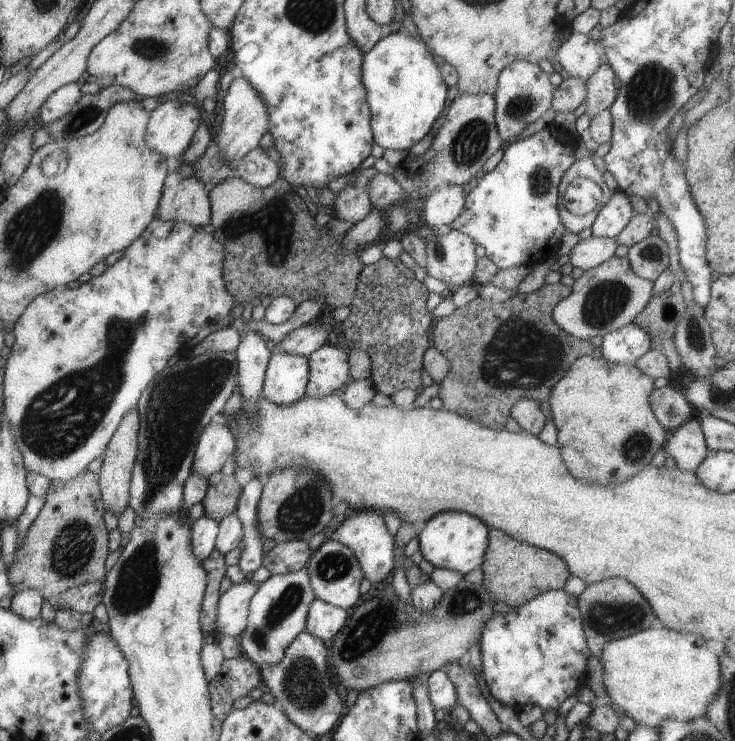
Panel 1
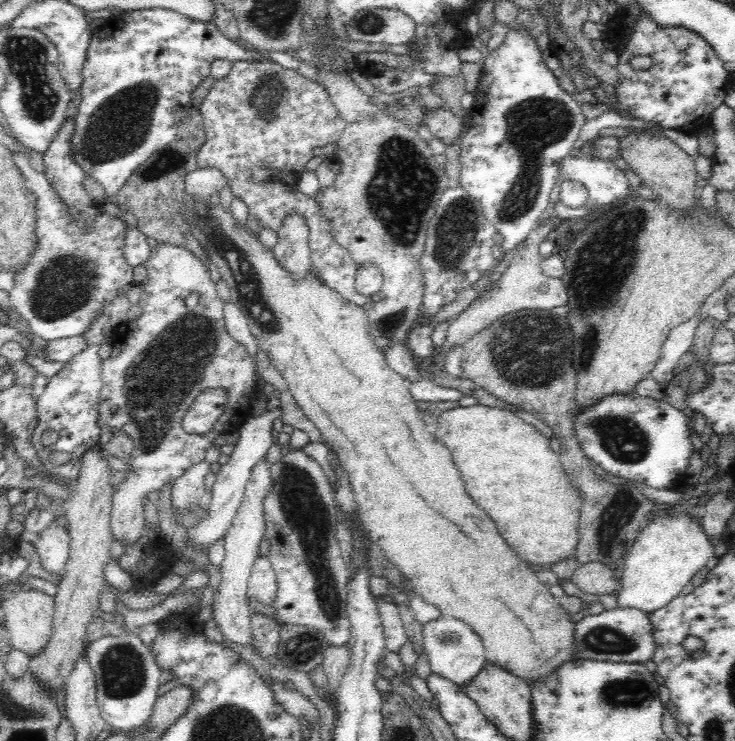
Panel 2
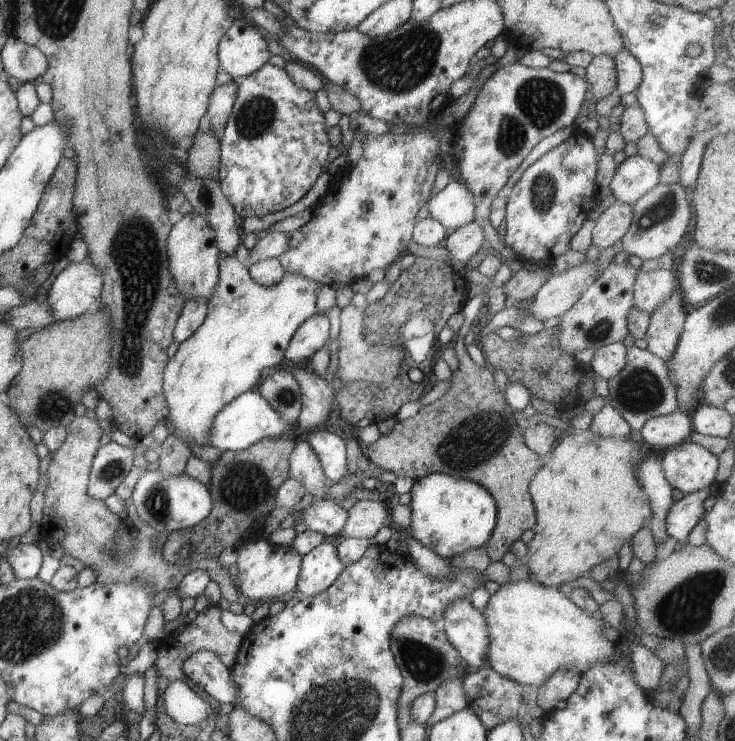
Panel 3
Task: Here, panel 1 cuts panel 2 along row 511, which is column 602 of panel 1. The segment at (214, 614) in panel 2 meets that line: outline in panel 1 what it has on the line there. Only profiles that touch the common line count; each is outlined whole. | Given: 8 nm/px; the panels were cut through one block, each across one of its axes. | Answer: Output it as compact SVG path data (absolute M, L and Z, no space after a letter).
M590 235L571 248L568 260L571 266L577 266L584 271L599 266L599 264L611 258L617 246L614 239Z

